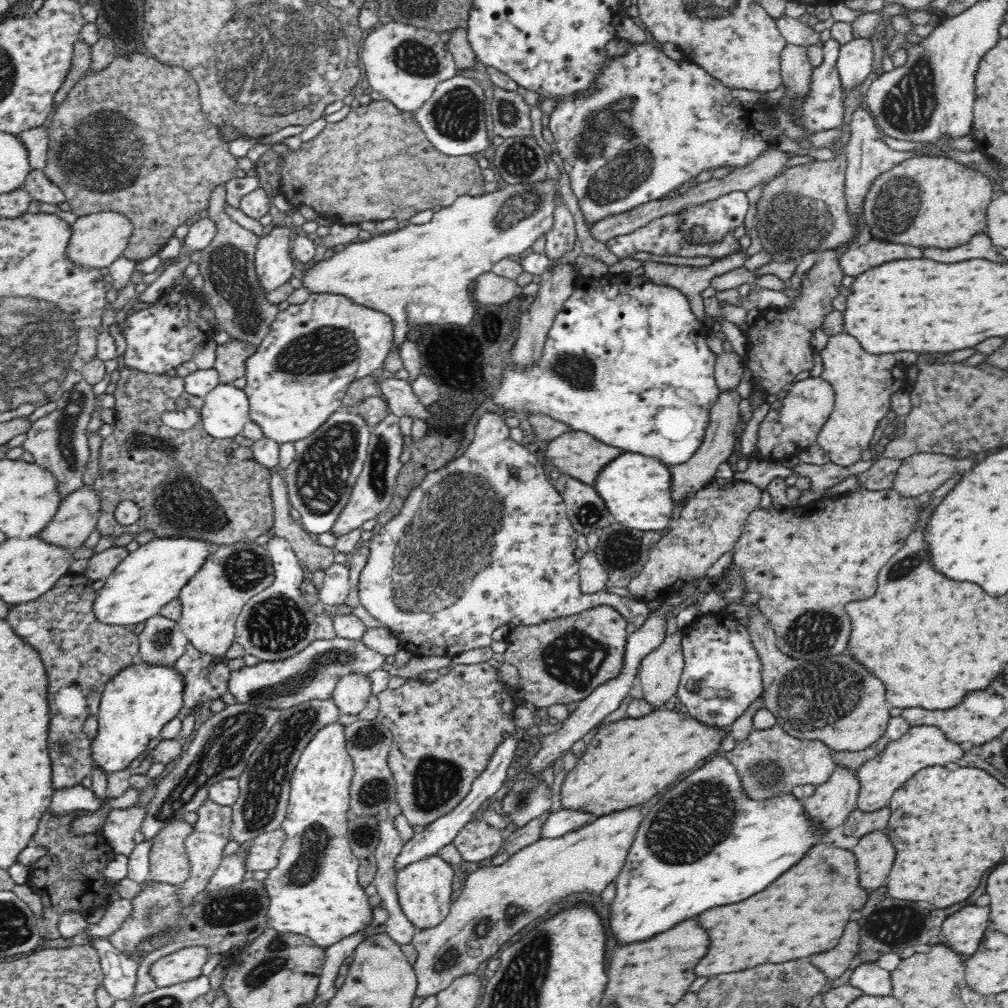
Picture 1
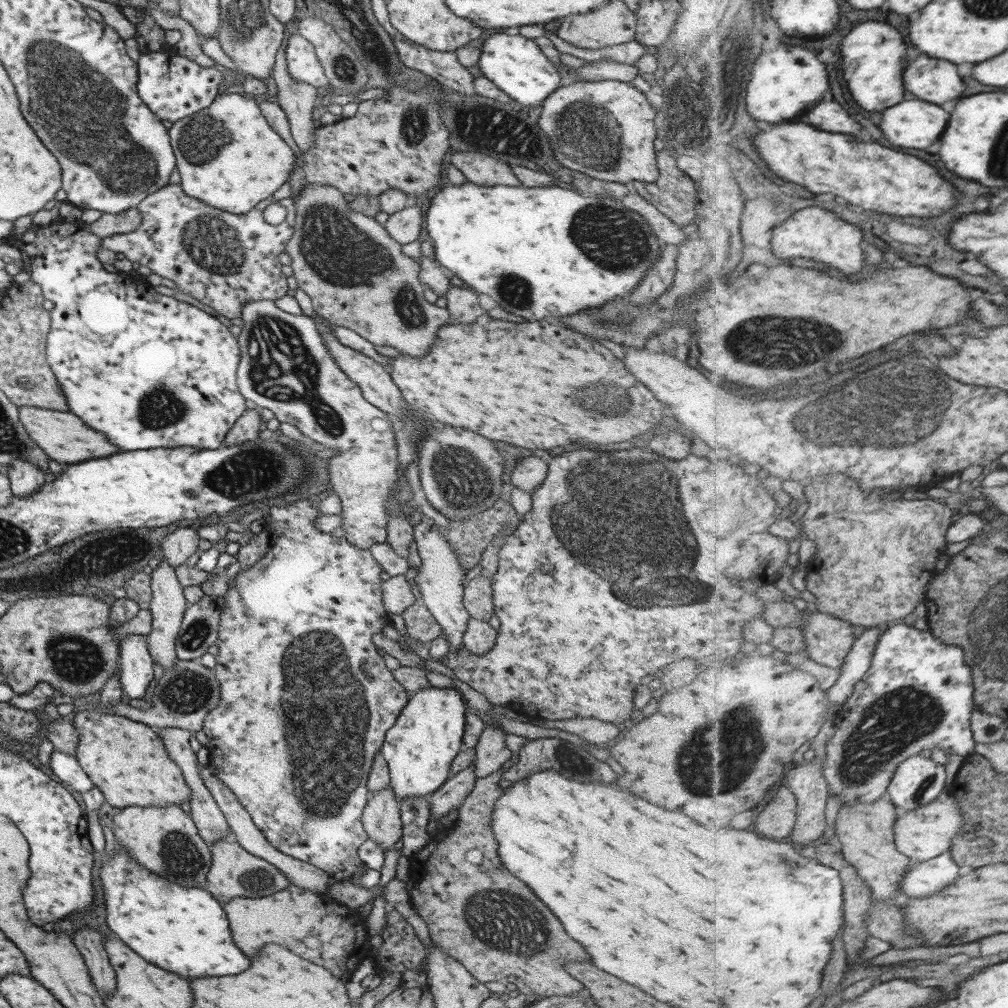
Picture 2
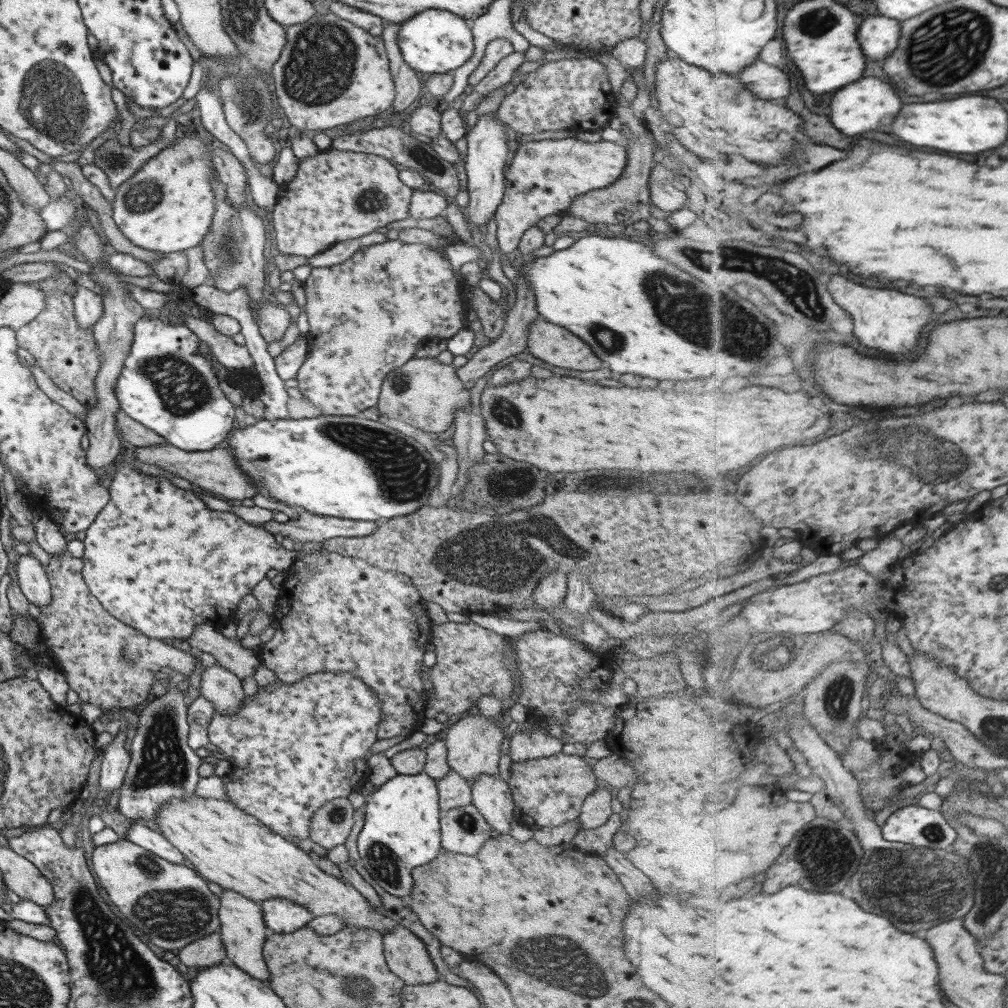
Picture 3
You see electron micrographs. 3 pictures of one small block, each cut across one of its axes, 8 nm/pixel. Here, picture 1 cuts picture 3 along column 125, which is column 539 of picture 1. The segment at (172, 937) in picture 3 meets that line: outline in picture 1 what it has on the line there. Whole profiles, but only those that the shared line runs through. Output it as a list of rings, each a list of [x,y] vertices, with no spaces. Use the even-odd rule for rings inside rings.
[[[636,805],[630,809],[614,811],[579,829],[567,832],[560,838],[541,838],[515,852],[503,864],[480,867],[469,874],[465,888],[456,900],[451,902],[448,916],[440,924],[417,930],[414,934],[411,944],[417,954],[412,964],[417,977],[416,997],[436,997],[441,990],[448,988],[456,977],[478,972],[484,963],[496,955],[501,946],[525,928],[526,924],[530,928],[531,922],[536,923],[536,920],[544,918],[546,914],[556,912],[554,908],[566,896],[600,894],[610,882],[614,882],[626,862],[638,825],[644,818],[640,809],[641,806]]]

